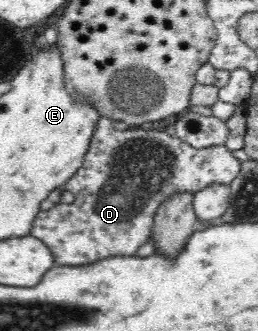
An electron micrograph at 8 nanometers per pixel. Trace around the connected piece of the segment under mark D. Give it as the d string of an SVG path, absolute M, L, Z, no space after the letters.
M102 118L97 121L93 136L91 137L88 151L86 152L82 167L76 171L76 174L67 181L64 185L67 191L74 194L76 200L71 205L55 204L54 207L48 209L48 211L40 211L34 223L32 223L32 229L30 229L30 234L36 239L40 239L50 250L52 256L54 256L54 262L58 266L73 265L74 267L78 265L90 265L94 261L102 261L106 257L114 257L114 255L125 255L126 257L132 257L136 255L136 252L140 247L147 243L148 239L151 238L151 228L153 227L153 221L155 214L157 213L158 207L164 204L170 197L177 194L182 194L183 192L188 192L188 194L196 194L198 191L204 190L207 186L211 184L222 184L224 186L231 186L233 180L240 174L241 161L232 155L225 145L212 145L210 147L195 148L190 144L178 139L176 136L172 135L172 131L159 131L159 130L143 130L140 128L128 129L119 131L112 126L113 120L109 118Z

